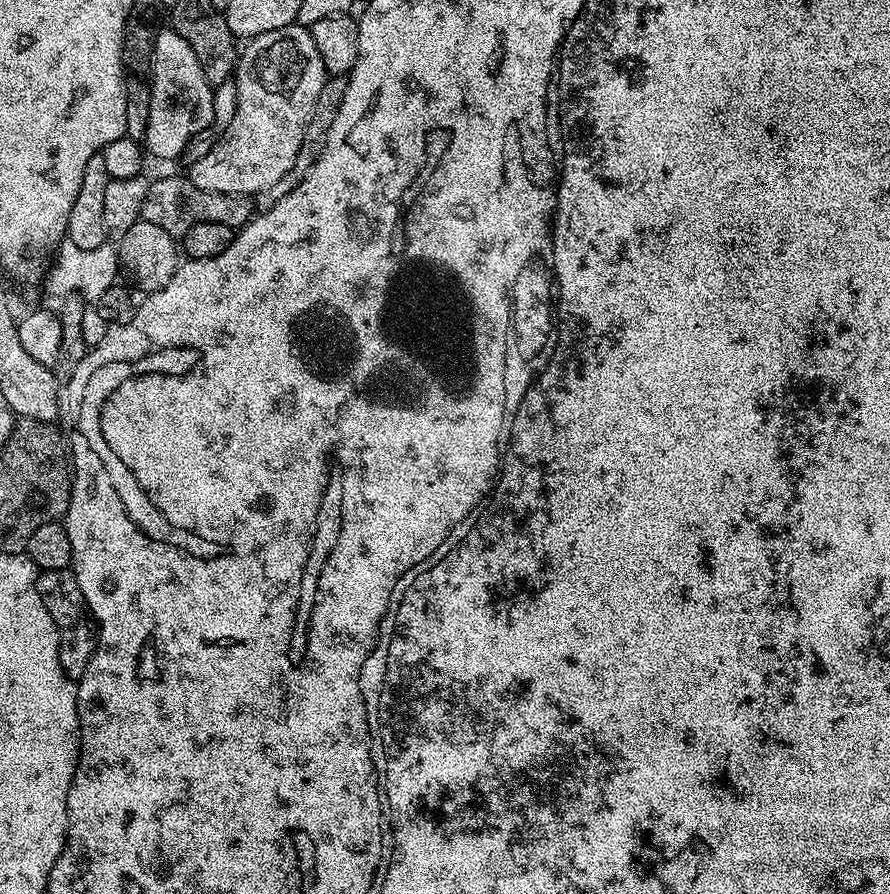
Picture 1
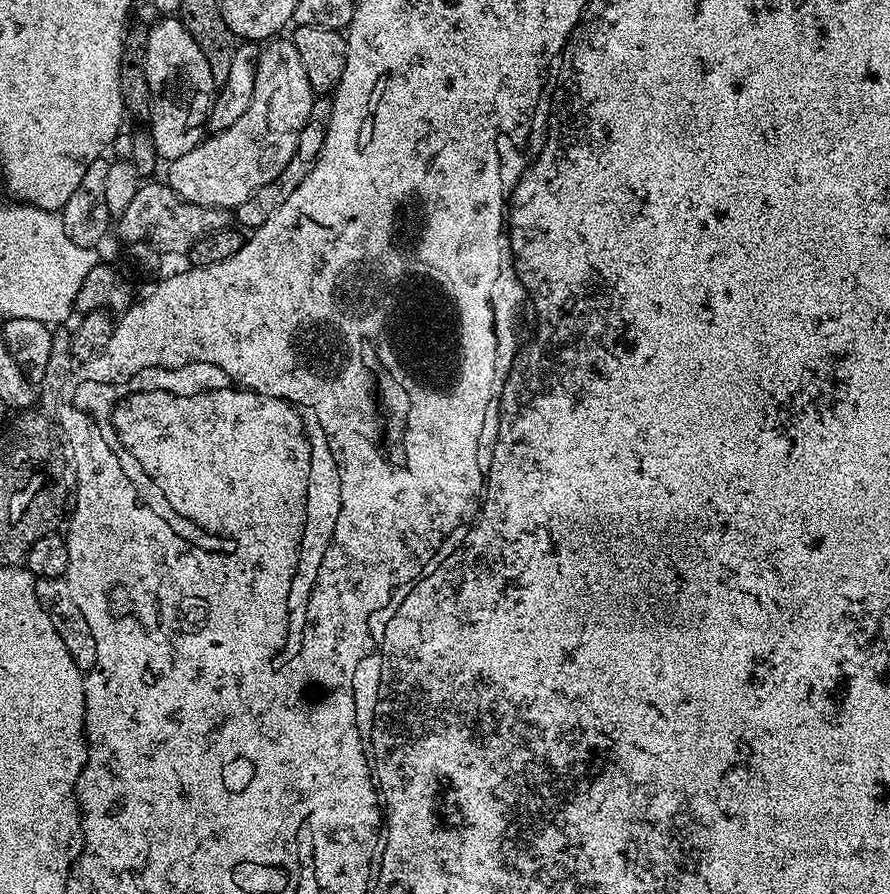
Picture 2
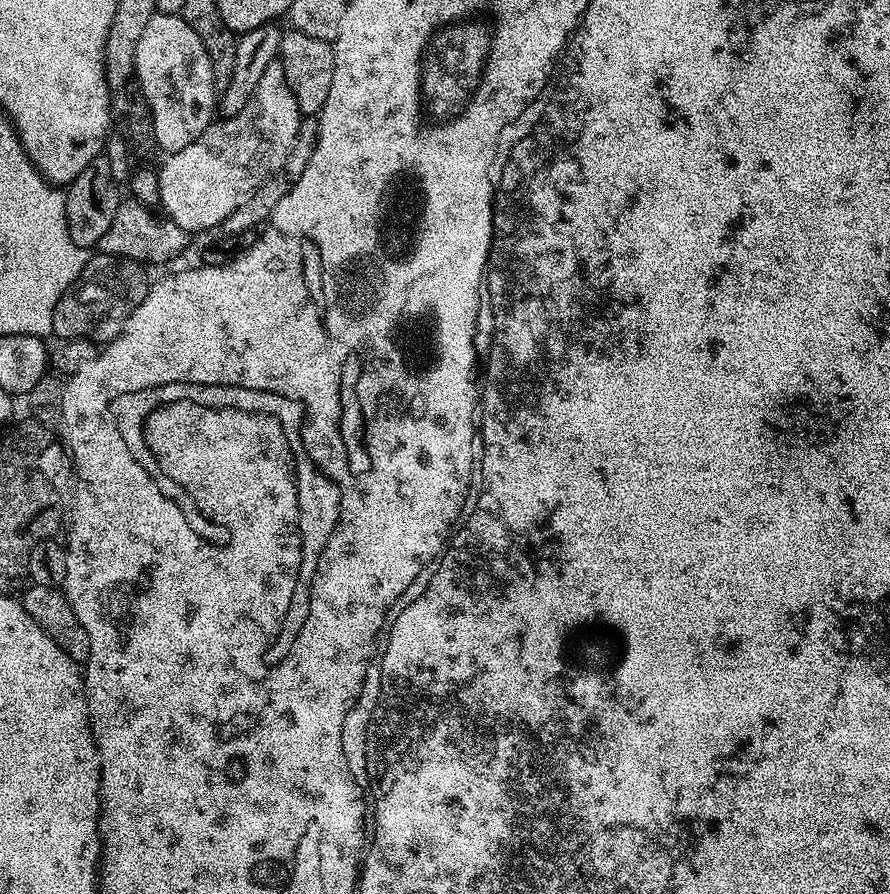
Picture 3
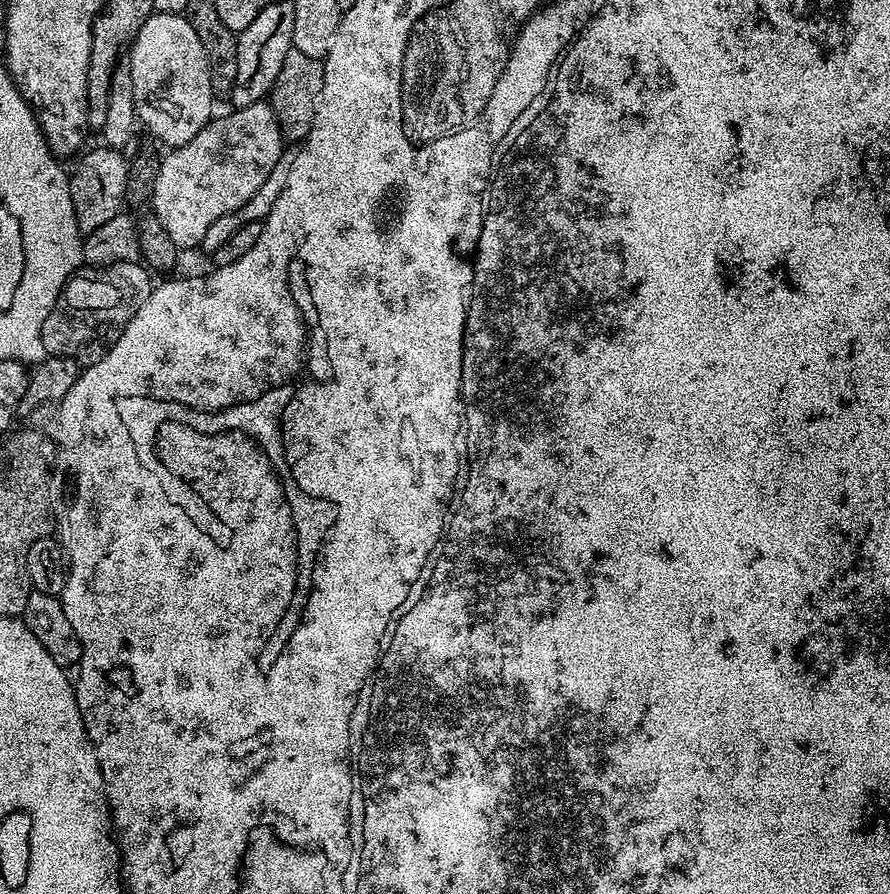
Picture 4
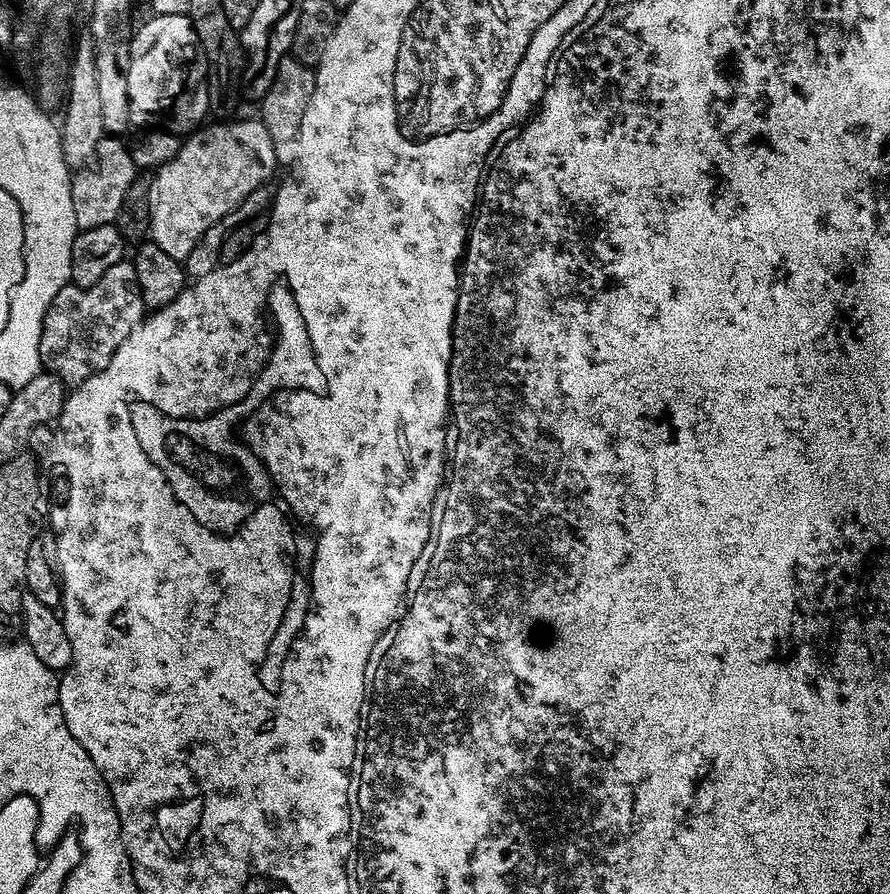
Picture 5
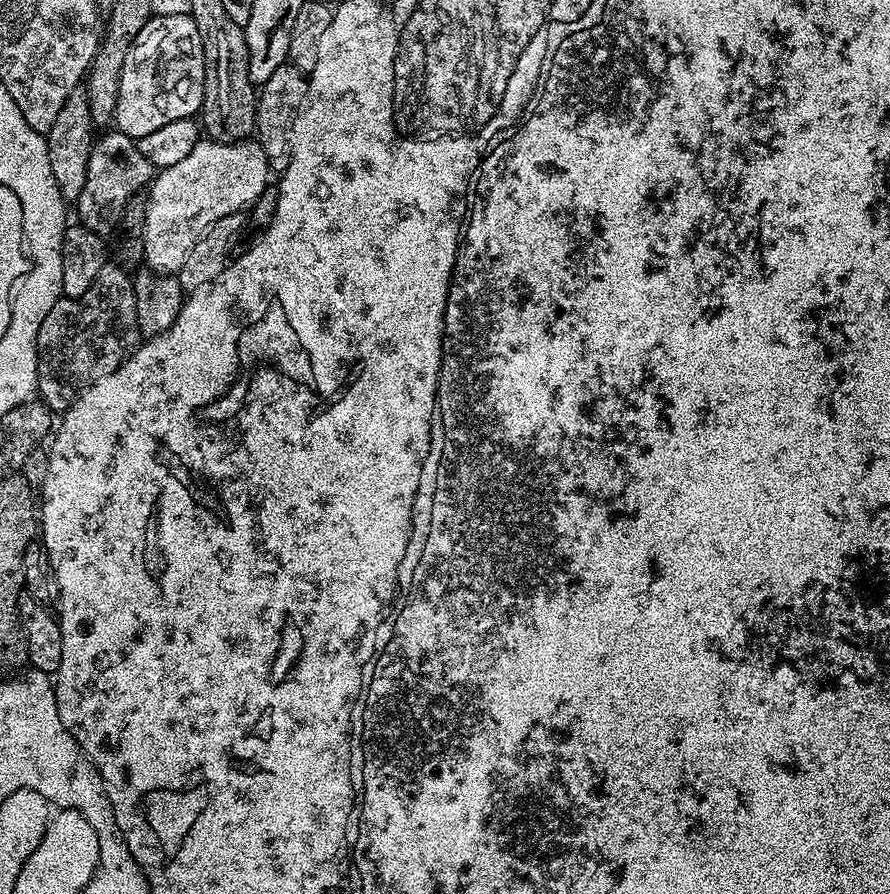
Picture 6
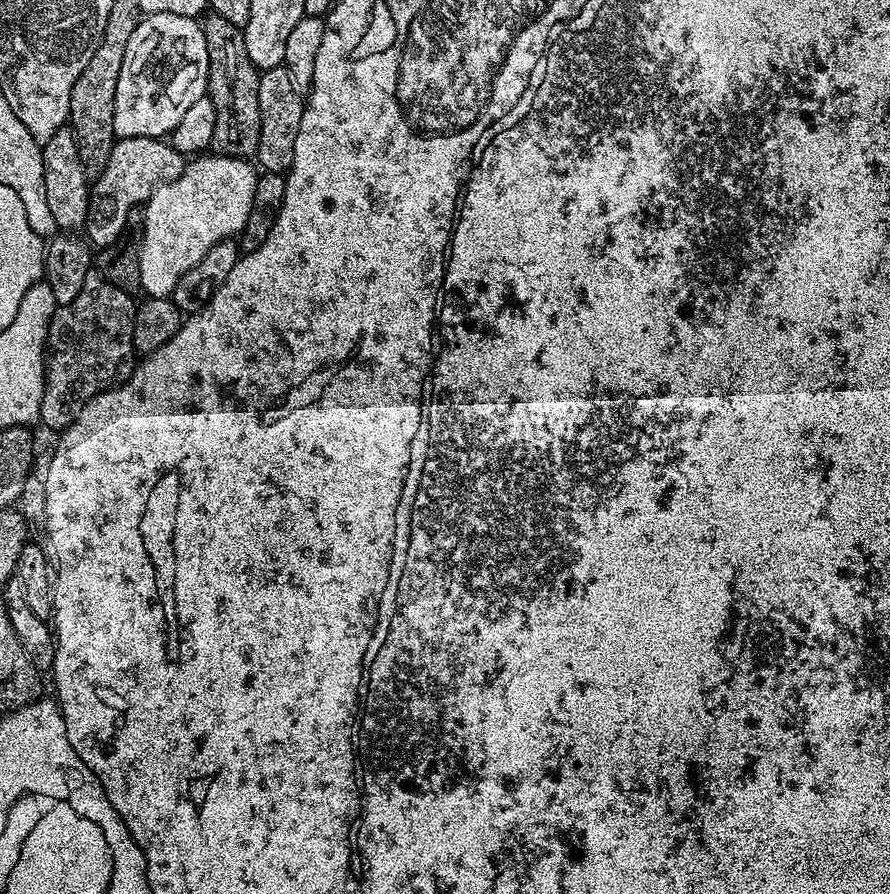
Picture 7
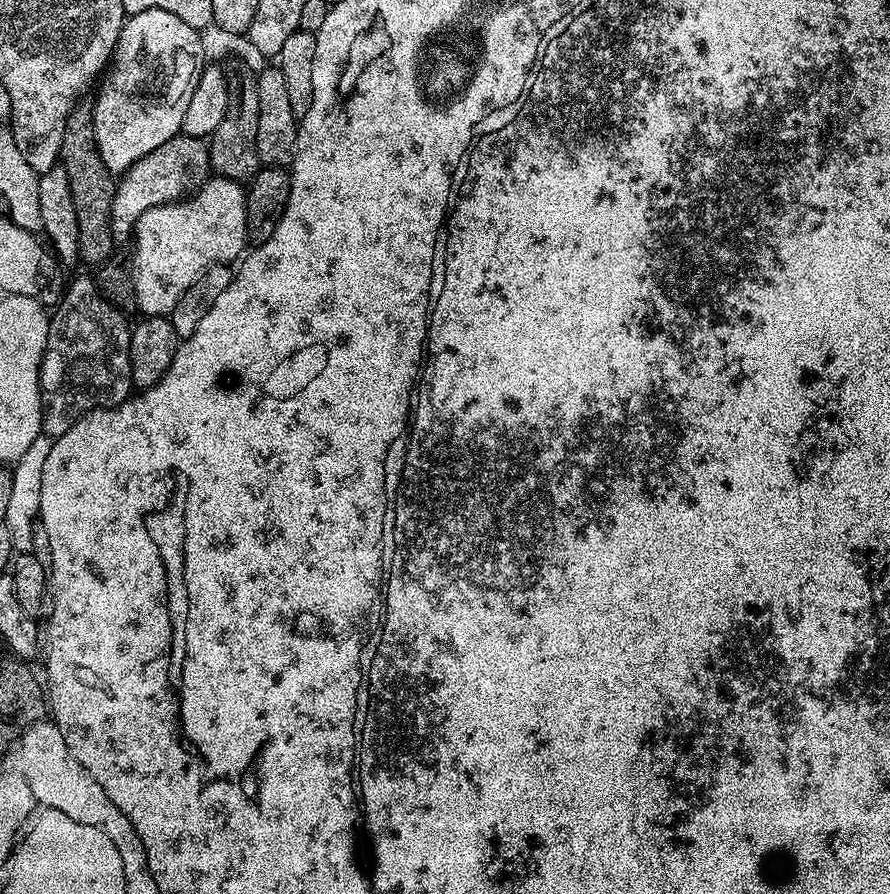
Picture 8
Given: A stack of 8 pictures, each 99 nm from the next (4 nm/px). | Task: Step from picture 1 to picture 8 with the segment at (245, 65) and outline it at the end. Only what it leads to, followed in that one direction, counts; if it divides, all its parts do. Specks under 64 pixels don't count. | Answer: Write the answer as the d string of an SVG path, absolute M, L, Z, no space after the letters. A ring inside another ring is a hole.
M213 175L191 196L181 198L175 204L154 206L136 219L136 253L130 256L130 264L136 291L136 308L142 310L144 316L168 316L174 306L178 306L178 298L182 298L182 294L190 290L192 283L204 271L215 264L228 264L232 259L235 261L245 251L248 239L245 195L245 189L237 181Z

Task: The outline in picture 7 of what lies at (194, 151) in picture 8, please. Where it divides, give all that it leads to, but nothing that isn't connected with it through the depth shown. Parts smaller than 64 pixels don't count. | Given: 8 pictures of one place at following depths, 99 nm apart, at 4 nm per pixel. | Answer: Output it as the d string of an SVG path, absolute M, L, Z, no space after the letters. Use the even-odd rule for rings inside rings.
M143 136L142 138L117 139L110 150L110 158L100 175L91 181L88 193L88 222L86 240L97 249L108 248L124 235L129 227L128 215L148 203L152 191L168 180L182 174L186 156L164 138Z

